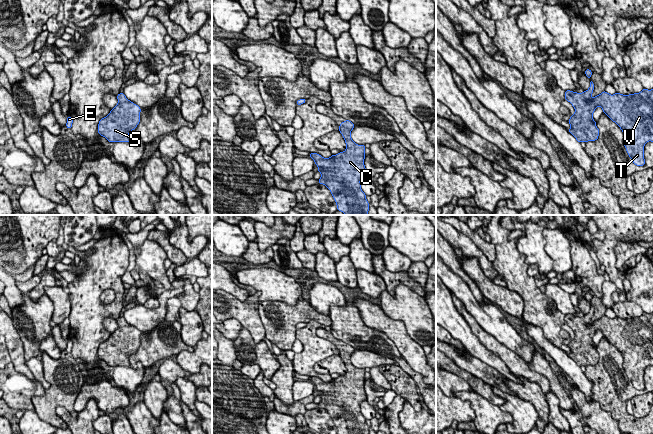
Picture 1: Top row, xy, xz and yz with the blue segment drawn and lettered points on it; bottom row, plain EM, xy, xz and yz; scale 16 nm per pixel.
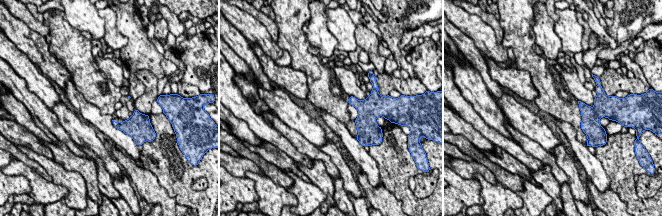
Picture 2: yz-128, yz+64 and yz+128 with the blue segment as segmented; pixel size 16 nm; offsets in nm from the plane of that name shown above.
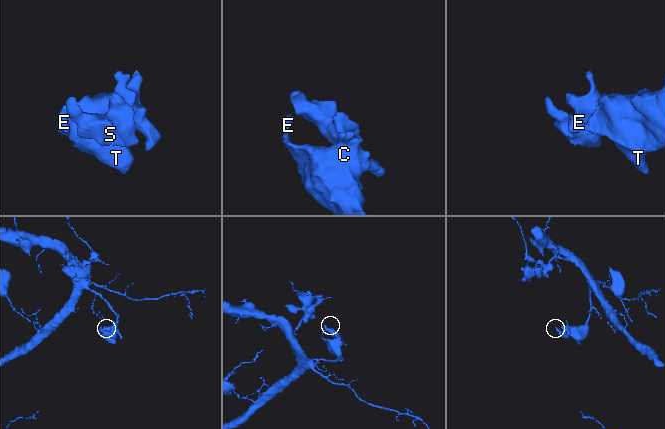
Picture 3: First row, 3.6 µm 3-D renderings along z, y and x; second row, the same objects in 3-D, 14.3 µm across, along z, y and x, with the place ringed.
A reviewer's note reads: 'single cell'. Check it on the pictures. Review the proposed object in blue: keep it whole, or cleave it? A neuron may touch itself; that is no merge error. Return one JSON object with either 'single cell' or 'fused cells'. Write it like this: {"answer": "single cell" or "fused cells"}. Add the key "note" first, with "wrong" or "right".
{"note": "right", "answer": "single cell"}

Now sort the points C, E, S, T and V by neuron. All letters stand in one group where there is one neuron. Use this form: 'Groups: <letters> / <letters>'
Groups: C E S T V

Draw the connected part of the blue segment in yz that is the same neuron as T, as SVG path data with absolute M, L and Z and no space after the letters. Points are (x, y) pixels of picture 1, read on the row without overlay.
M591 305L588 314L583 317L577 317L570 314L565 315L565 323L570 326L575 333L575 337L568 344L570 353L568 354L578 366L596 365L599 360L599 353L593 344L593 336L597 330L600 330L613 346L615 346L623 356L623 368L629 381L637 390L644 390L644 369L653 366L653 313L643 312L639 317L623 319L615 317L608 318L603 315L601 318L592 321L594 308Z

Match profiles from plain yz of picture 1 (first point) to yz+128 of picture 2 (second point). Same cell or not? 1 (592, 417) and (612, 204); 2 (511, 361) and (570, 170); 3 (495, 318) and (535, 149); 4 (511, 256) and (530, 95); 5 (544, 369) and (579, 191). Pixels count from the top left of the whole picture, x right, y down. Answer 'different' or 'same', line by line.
1: same
2: different
3: different
4: different
5: same

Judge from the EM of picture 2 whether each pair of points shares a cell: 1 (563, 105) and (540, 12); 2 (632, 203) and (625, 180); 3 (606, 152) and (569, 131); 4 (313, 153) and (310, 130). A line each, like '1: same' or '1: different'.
1: different
2: same
3: different
4: different

